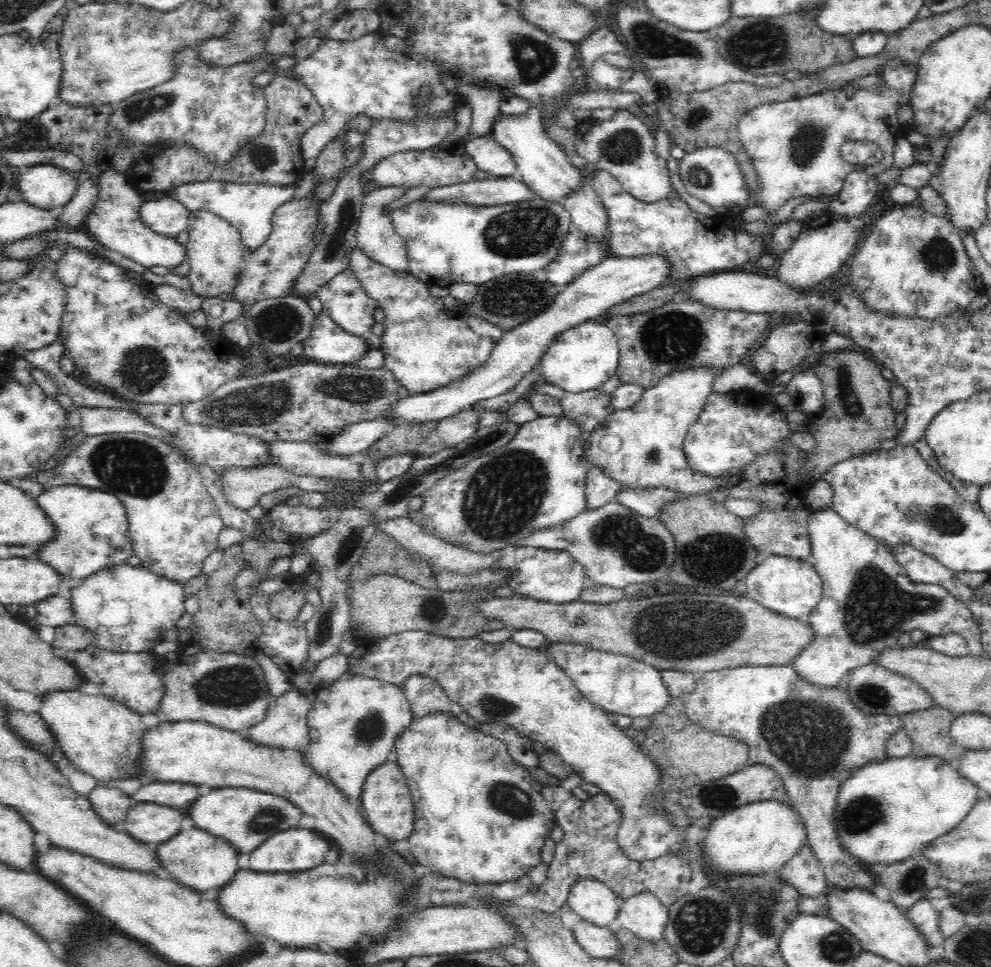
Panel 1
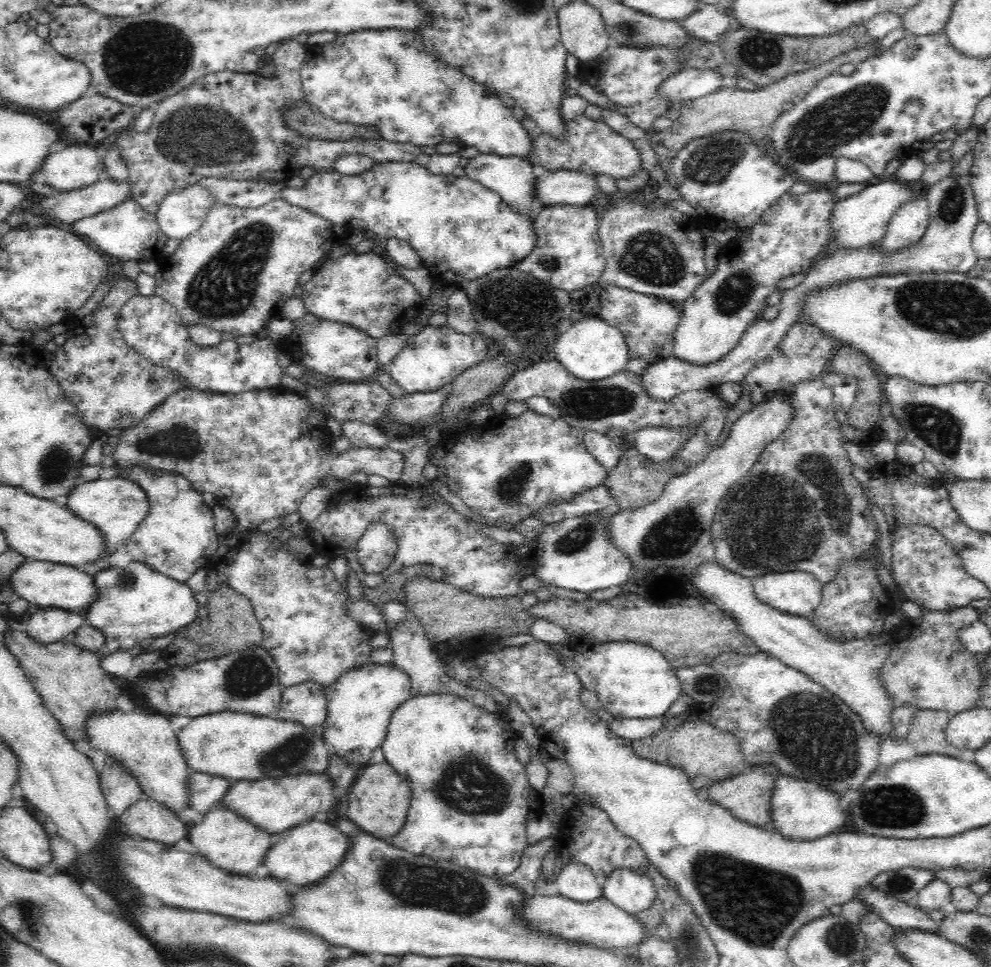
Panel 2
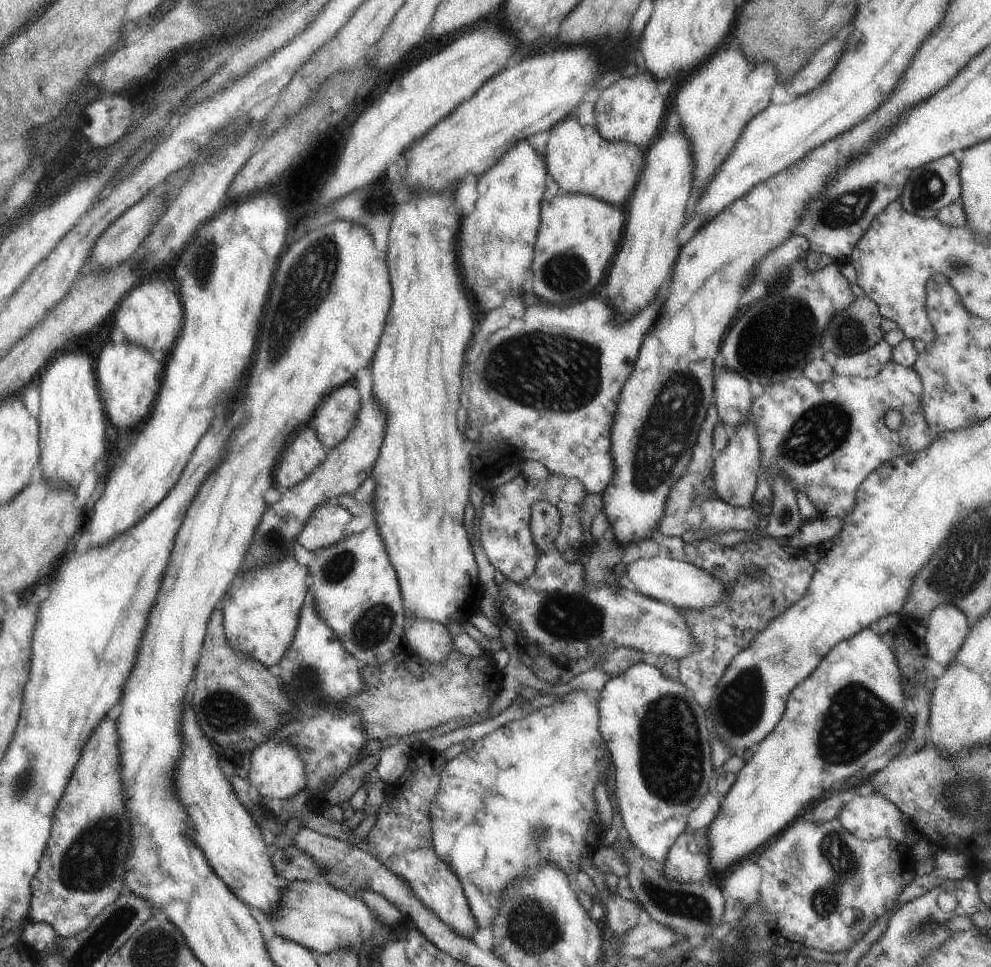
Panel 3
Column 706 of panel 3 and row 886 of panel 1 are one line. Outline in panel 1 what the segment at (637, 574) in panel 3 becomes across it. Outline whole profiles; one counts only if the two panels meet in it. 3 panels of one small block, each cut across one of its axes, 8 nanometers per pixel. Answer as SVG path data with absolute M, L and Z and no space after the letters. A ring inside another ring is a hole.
M580 880L568 898L570 908L592 926L610 926L620 912L620 898L598 880Z

